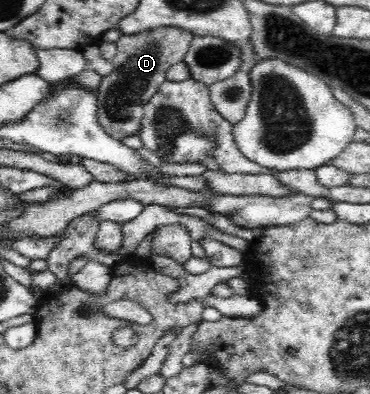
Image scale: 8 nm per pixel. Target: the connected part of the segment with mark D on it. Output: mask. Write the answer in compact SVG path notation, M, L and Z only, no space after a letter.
M156 27L134 35L120 36L116 41L118 53L111 61L114 68L102 78L97 89L97 120L100 127L116 140L136 135L144 117L144 105L147 105L159 87L167 80L167 71L172 65L184 61L188 53L193 33L179 27Z

